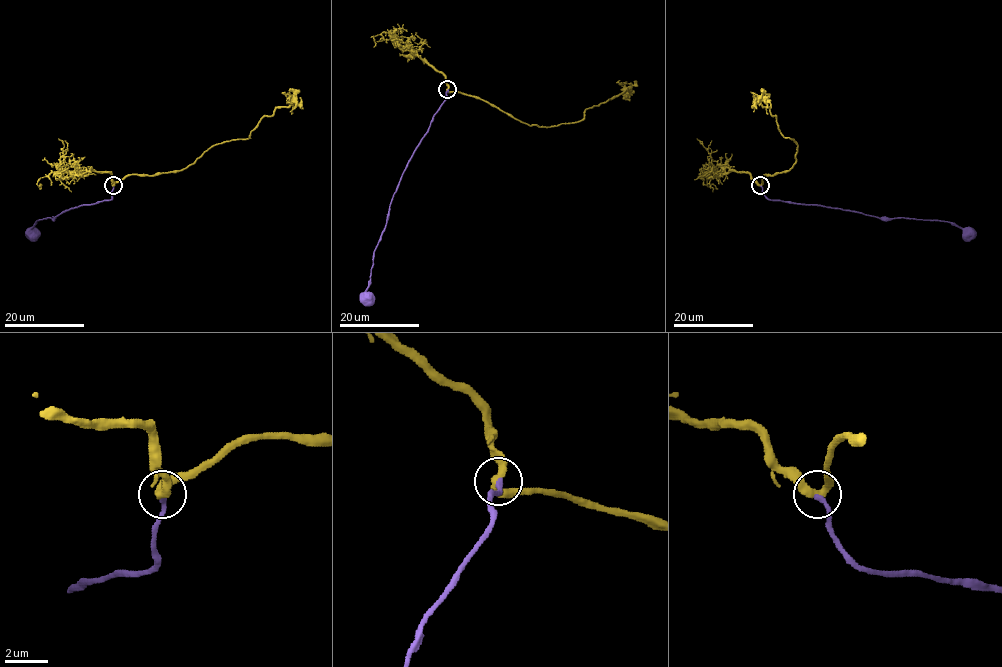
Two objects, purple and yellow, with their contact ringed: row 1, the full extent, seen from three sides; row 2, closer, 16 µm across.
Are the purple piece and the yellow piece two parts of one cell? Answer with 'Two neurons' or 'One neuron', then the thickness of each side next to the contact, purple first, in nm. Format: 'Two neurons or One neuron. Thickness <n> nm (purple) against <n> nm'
One neuron. Thickness 240 nm (purple) against 420 nm

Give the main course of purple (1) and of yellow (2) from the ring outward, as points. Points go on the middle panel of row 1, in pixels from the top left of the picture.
1: (448, 89), (393, 195), (388, 219), (374, 251), (370, 284), (365, 291), (370, 305)
2: (447, 89), (478, 96), (530, 125), (549, 126), (578, 122), (586, 109), (624, 90), (625, 97)

